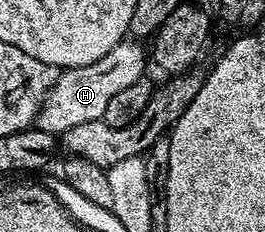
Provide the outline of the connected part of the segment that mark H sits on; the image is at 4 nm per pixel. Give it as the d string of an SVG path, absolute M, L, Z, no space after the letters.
M123 39L119 45L112 47L112 51L108 51L108 55L104 55L104 59L84 67L61 70L40 107L36 118L37 128L61 135L72 131L72 127L80 127L80 123L103 120L108 111L108 103L117 93L147 76L148 53L138 45L141 44L137 40Z

